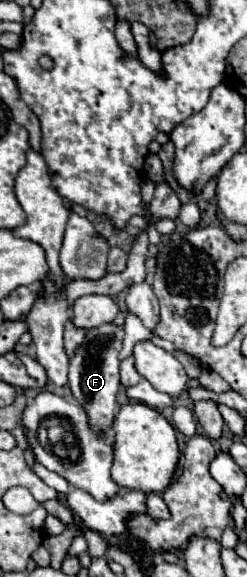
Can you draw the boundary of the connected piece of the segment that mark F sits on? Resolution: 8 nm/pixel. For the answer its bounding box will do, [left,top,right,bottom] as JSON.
[68,322,124,432]

